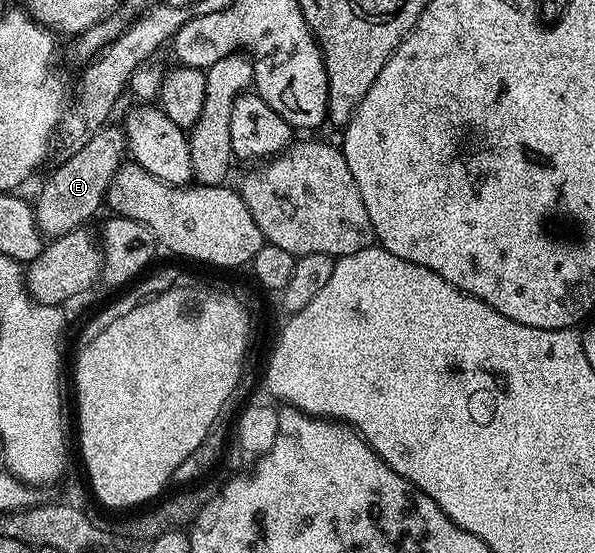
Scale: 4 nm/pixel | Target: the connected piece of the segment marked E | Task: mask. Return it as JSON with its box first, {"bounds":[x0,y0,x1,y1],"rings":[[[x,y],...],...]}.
{"bounds":[35,127,127,238],"rings":[[[102,127],[84,145],[74,149],[73,154],[46,180],[38,198],[35,198],[35,217],[44,237],[54,238],[71,233],[86,225],[87,220],[99,208],[102,209],[108,186],[124,163],[127,152],[126,133],[120,127],[111,127]]]}

